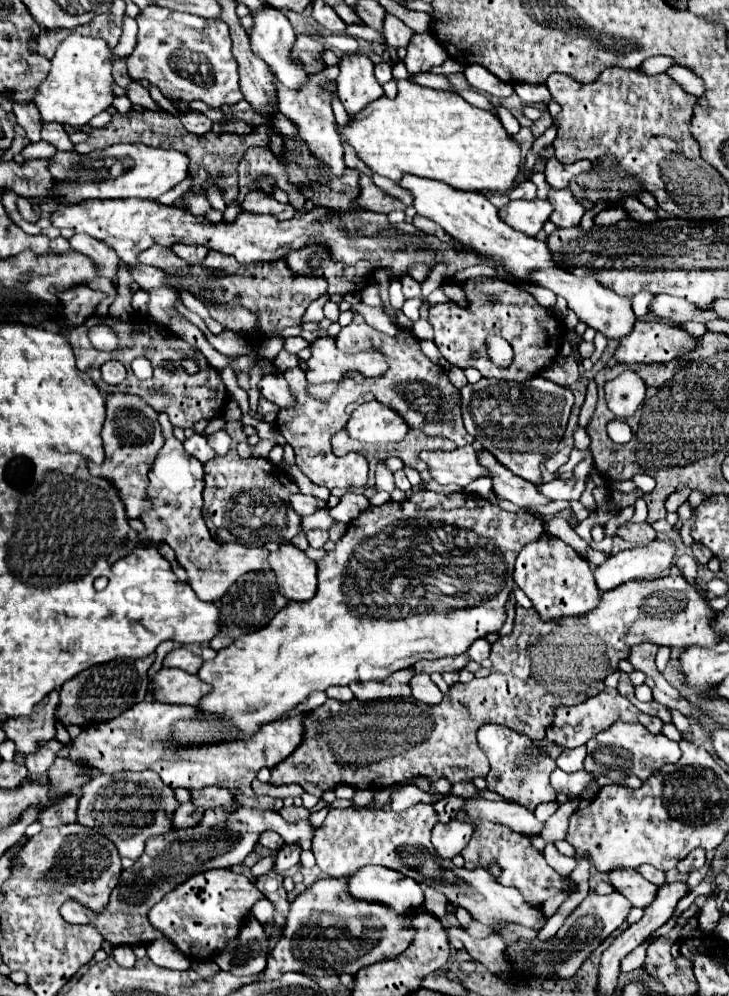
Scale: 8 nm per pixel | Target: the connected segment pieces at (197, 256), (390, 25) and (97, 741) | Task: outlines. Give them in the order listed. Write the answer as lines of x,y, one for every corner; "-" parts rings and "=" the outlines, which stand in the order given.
175,244
171,250
173,250
181,260
185,260
189,266
201,264
203,258
205,258
207,252
209,252
205,246
185,246
185,244
=
385,14
385,20
383,20
383,34
385,42
389,48
401,48
407,47
411,36
413,36
413,30
407,28
399,18
393,16
393,14
=
139,702
131,706
131,710
123,712
119,718
83,726
81,734
73,738
69,744
65,744
57,756
95,768
101,774
115,774
123,770
153,770
171,788
181,786
181,788
193,790
193,788
203,788
203,786
223,786
237,796
241,806
279,812
283,808
283,800
257,796
251,788
251,782
263,766
267,768
277,766
303,742
303,732
305,732
303,716
305,714
269,722
249,740
235,740
235,742
223,742
223,744
211,744
211,746
193,746
193,748
173,750
167,744
171,724
179,718
191,718
195,714
199,712
193,706

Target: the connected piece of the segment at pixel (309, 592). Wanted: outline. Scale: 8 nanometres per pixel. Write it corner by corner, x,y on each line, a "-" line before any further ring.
291,542
269,554
271,570
277,576
279,592
289,600
311,600
317,590
317,564

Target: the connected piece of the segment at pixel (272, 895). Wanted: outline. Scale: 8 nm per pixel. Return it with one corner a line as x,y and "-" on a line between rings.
271,871
259,877
255,881
256,887
274,903
275,909
287,915
289,913
290,902
287,892
283,888
284,877
277,872

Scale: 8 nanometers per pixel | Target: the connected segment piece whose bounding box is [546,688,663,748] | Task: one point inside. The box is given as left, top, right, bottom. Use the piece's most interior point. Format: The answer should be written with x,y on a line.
573,726

